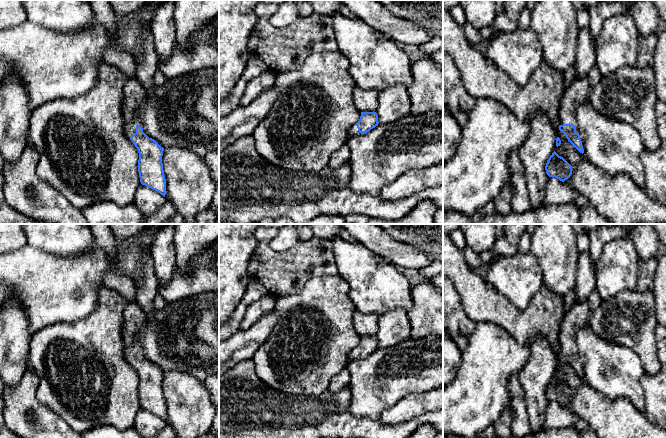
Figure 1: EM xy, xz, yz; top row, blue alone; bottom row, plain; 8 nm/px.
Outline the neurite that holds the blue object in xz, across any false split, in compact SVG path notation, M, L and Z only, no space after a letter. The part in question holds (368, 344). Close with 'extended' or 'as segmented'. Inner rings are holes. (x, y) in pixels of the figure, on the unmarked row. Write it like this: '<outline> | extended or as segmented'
M361 336L359 345L349 353L348 361L364 359L378 348L376 336Z | extended

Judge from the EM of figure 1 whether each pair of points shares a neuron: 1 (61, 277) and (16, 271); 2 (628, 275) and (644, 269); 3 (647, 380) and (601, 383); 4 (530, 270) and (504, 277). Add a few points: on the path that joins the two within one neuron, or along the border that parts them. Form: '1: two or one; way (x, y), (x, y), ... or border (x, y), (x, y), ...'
1: one; way (50, 277), (34, 277), (27, 274)
2: two; border (639, 259), (638, 278), (635, 289)
3: two; border (644, 372), (641, 378), (641, 385), (645, 403)
4: one; way (524, 276), (510, 276)

